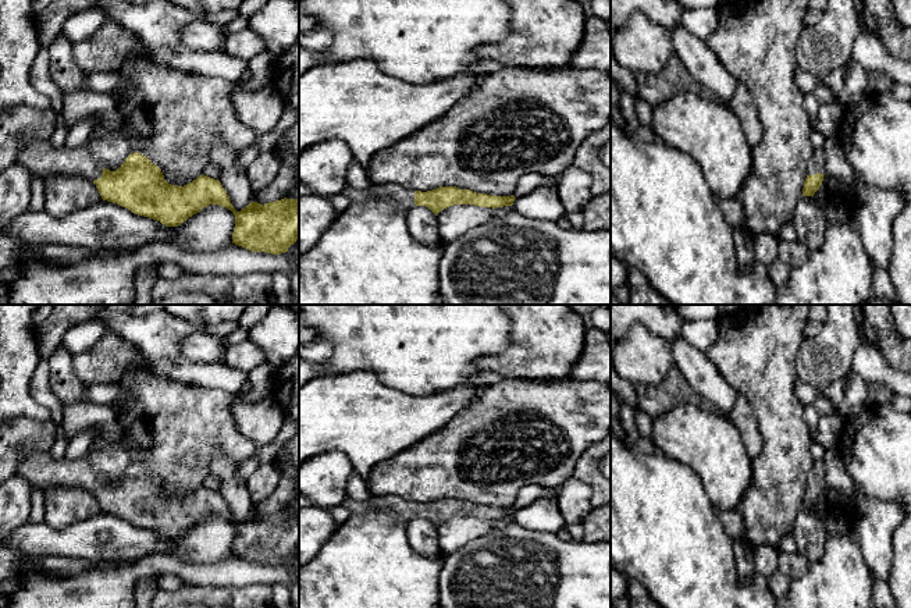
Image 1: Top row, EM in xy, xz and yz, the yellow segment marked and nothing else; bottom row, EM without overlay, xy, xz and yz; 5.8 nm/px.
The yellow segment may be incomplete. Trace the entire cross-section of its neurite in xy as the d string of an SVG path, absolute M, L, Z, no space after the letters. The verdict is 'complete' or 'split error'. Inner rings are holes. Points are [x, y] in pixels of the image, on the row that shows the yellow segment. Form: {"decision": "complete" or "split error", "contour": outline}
{"decision": "split error", "contour": "M43 139L24 147L17 163L38 177L83 177L96 185L103 200L157 220L166 227L181 225L209 205L227 207L235 216L232 243L252 252L281 255L299 238L298 199L284 198L264 205L252 202L236 211L218 179L202 174L184 186L171 185L161 170L138 152L131 153L115 171L110 171L85 146L54 149L49 139Z"}

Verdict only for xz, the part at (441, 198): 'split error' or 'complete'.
split error

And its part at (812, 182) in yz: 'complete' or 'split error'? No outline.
split error

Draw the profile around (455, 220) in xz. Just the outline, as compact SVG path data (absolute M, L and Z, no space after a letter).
M453 205L441 210L435 217L438 223L438 234L442 243L452 242L455 238L466 234L480 224L488 223L495 217L508 213L512 206L498 209L480 207L474 205Z

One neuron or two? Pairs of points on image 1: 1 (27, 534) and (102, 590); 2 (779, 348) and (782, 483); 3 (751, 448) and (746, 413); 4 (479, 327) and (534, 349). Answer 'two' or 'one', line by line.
1: two
2: one
3: one
4: two

